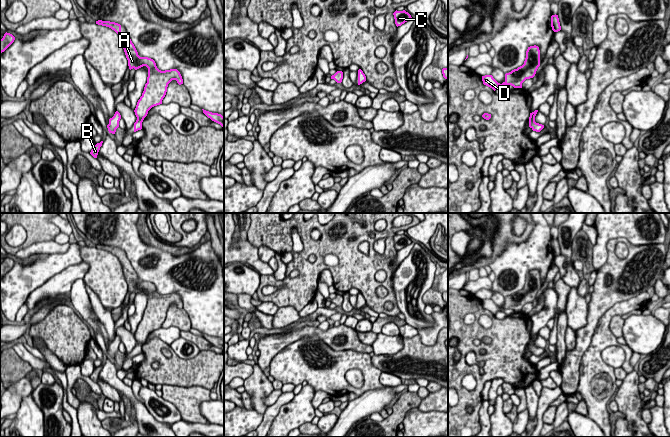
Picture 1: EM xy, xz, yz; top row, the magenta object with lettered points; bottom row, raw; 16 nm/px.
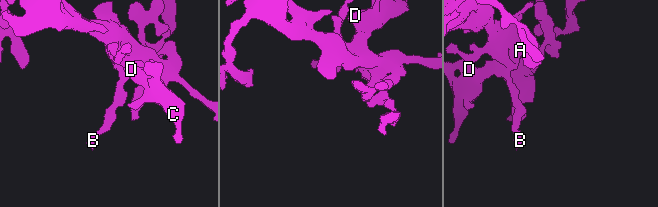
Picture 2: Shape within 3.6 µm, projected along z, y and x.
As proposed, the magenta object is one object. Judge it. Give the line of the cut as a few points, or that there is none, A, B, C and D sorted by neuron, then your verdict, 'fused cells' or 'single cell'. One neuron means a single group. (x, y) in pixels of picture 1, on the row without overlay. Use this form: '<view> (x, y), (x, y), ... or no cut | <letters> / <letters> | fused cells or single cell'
no cut | A B C D | single cell

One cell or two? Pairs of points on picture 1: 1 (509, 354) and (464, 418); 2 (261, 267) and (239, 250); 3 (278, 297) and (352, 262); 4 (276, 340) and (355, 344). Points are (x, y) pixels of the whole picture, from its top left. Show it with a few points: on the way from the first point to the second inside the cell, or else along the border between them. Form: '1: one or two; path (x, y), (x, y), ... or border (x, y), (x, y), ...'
1: one; path (493, 370), (463, 402)
2: one; path (255, 261), (245, 250)
3: one; path (296, 289), (318, 267), (334, 269)
4: one; path (296, 335), (305, 332), (336, 334)

